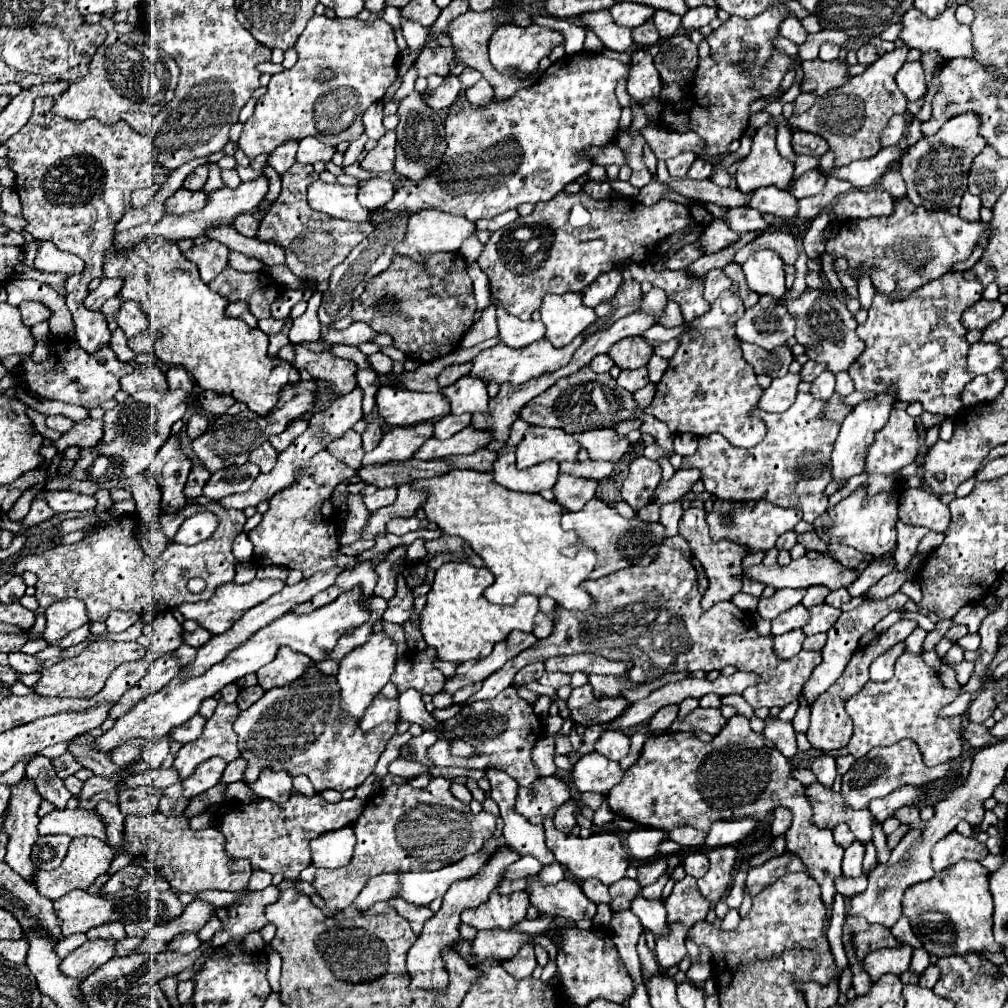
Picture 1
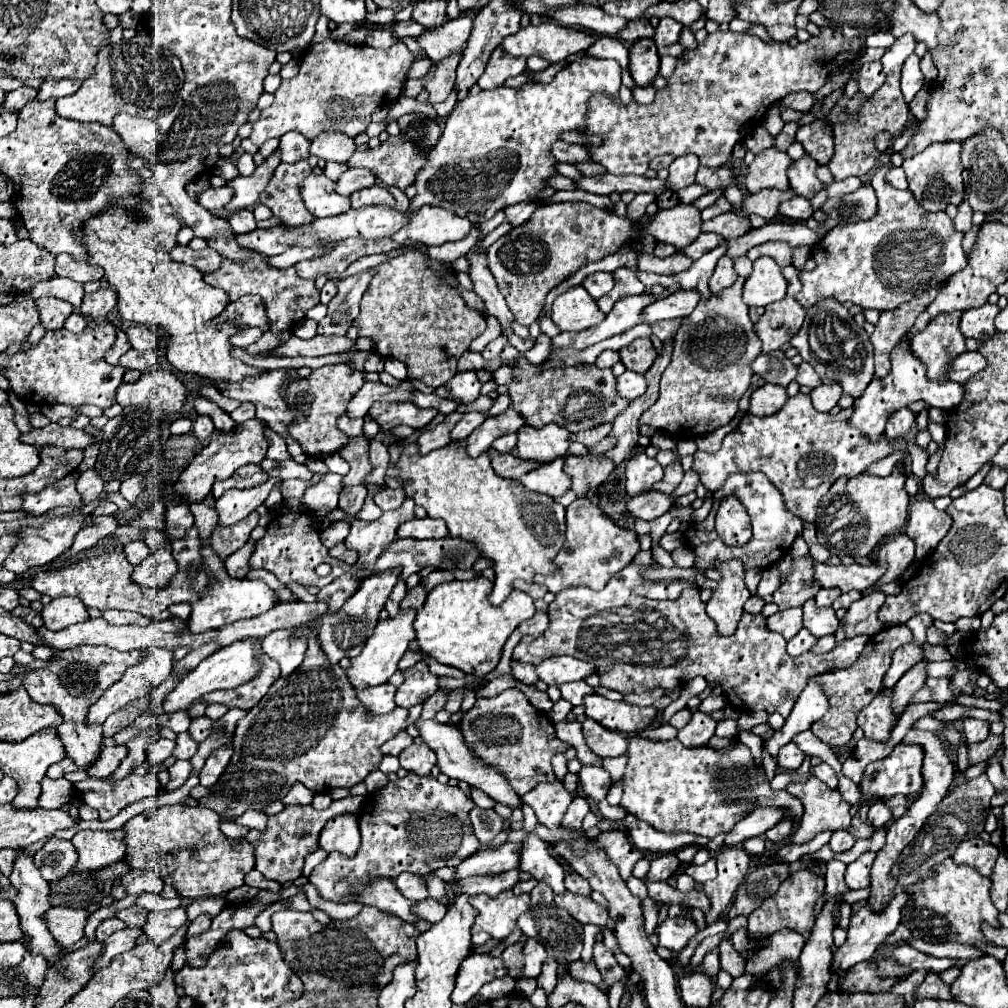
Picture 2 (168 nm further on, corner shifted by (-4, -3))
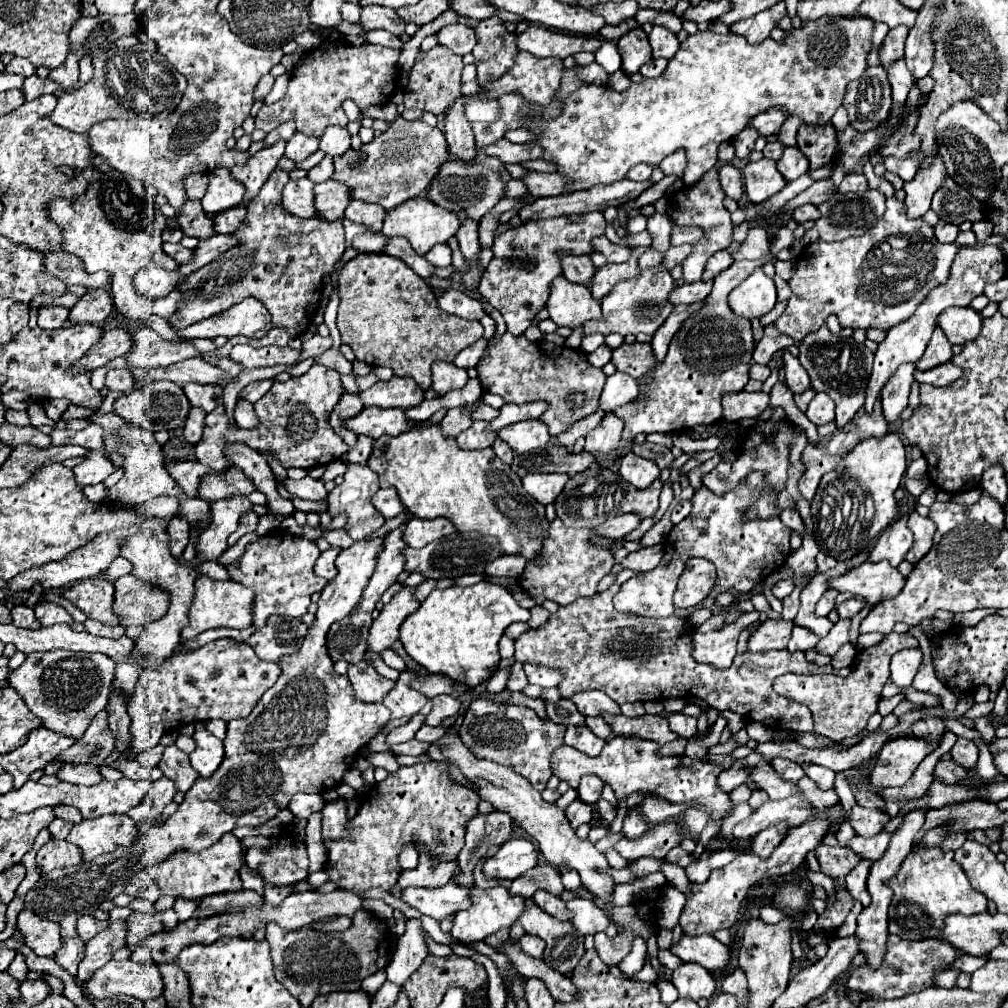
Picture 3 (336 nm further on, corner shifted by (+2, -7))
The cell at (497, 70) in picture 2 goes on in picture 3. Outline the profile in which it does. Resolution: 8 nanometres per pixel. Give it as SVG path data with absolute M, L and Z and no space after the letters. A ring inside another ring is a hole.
M493 15L475 27L477 45L473 49L479 85L499 79L517 53L517 35L505 29L505 23Z

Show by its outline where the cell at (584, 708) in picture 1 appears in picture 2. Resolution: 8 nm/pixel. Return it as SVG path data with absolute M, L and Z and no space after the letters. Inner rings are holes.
M599 693L585 695L583 699L585 715L595 719L607 729L623 731L623 733L635 733L647 729L653 719L657 717L655 707L637 707L629 705L625 701L611 701Z

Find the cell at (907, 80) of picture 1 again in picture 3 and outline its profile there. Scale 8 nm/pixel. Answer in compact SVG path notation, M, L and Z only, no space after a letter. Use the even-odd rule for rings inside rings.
M899 59L895 63L889 65L887 69L889 73L889 81L891 81L891 87L893 87L893 101L899 103L899 105L905 105L907 101L907 95L909 95L909 89L913 87L913 79L911 79L911 73L907 71L905 67L905 61Z

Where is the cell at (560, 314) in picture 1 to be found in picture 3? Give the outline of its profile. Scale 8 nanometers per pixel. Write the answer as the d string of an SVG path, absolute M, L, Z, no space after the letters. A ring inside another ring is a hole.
M555 277L547 301L549 319L559 327L579 327L589 319L601 317L601 303L593 299L591 291L581 283L571 283L565 277Z

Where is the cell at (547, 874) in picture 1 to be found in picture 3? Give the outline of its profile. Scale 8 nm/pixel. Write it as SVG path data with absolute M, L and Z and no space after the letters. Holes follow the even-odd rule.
M537 905L525 909L519 921L525 933L539 935L547 943L543 961L551 969L559 971L561 975L567 975L575 969L575 965L585 953L585 937L573 927L573 923L559 923L557 919L551 919L551 915L541 911Z

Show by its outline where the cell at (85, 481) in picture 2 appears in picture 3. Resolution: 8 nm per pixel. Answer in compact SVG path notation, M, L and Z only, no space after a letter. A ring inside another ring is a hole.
M89 449L83 461L73 467L75 479L81 487L103 483L113 471L115 471L115 465L107 457L105 449Z

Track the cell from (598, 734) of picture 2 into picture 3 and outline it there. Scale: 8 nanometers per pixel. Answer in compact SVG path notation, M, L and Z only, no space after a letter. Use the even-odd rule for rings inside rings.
M567 727L565 745L575 747L575 749L579 749L585 755L595 757L595 755L601 753L605 741L599 739L599 737L595 737L589 727Z

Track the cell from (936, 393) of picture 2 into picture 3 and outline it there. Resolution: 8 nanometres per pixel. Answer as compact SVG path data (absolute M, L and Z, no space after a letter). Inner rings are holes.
M985 245L979 249L961 247L951 265L951 275L949 275L947 283L935 287L935 291L931 291L923 299L923 303L917 307L915 315L911 315L911 319L907 319L907 323L899 323L899 327L893 327L891 331L887 331L887 337L883 339L883 343L879 343L879 349L877 349L875 361L873 361L873 373L871 373L871 379L867 385L867 399L865 399L867 411L871 411L871 407L875 405L877 397L879 397L879 391L885 387L887 379L891 379L891 375L895 375L897 367L907 361L917 363L917 359L923 355L923 351L929 345L929 339L933 335L935 319L939 317L939 313L951 305L967 307L971 303L971 299L975 299L977 295L983 293L983 287L987 283L999 281L1001 277L1005 277L1005 273L1007 273L1007 257L995 245Z

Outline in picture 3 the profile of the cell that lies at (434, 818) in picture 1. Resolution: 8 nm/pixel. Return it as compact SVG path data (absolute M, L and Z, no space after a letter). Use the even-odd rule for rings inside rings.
M419 761L411 767L399 767L395 773L389 773L389 777L381 783L375 783L367 797L361 801L359 813L347 823L347 831L341 839L325 839L329 863L327 863L327 873L333 883L337 883L343 889L353 889L353 891L365 891L371 887L381 887L389 891L391 887L397 885L397 877L401 873L399 867L399 853L403 851L405 843L415 843L415 839L425 841L425 847L429 851L435 851L439 859L455 859L459 851L463 849L465 841L465 827L467 823L479 813L479 795L475 795L473 789L457 783L451 779L447 771L447 763L443 761Z

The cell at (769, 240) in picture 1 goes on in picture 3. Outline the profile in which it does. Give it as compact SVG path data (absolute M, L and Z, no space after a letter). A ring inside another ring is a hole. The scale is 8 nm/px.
M753 227L747 233L747 239L743 241L743 245L739 245L739 249L733 253L735 261L741 259L759 259L769 251L769 243L767 243L767 233L763 227Z

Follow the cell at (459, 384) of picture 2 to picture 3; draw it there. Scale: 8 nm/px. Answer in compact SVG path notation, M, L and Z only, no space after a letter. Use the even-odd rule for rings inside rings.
M435 361L431 365L431 373L433 373L433 389L441 395L445 395L451 389L459 389L467 383L467 369L457 367L455 363L447 363L447 361Z

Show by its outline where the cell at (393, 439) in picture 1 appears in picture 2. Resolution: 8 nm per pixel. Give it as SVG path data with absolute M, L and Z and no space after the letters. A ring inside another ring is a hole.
M449 413L449 415L447 415L447 421L439 423L439 425L437 425L435 429L431 429L431 431L421 433L419 439L415 441L417 447L419 447L419 453L425 455L425 453L429 453L429 451L433 451L433 449L447 447L447 445L451 443L449 431L453 429L453 423L457 423L457 419L461 419L459 413Z

